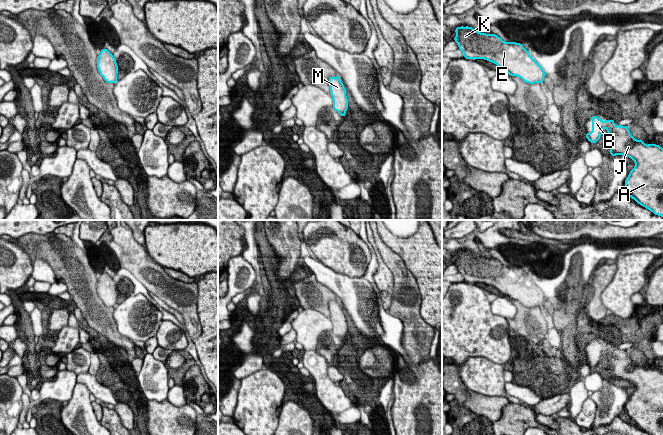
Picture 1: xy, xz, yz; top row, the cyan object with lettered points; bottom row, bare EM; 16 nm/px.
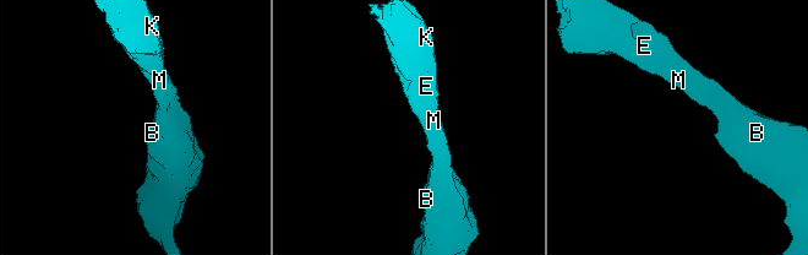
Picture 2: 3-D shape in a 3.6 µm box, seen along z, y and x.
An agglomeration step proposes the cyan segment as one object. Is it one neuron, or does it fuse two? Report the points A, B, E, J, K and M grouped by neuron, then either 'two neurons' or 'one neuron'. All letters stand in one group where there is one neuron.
groups A B E J K M; one neuron

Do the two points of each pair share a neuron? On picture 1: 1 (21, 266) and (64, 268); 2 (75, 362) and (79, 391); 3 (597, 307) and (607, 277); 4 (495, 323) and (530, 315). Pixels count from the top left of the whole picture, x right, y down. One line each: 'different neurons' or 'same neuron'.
1: different neurons
2: different neurons
3: same neuron
4: different neurons

